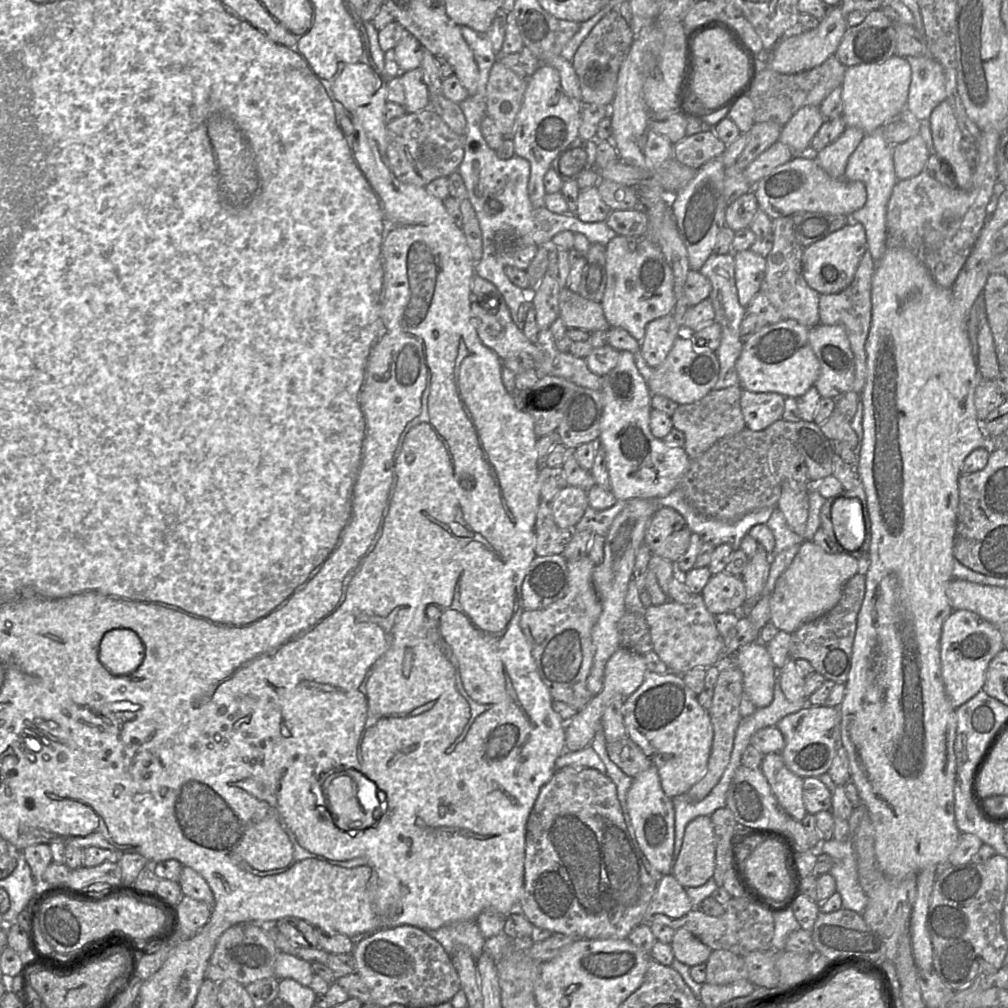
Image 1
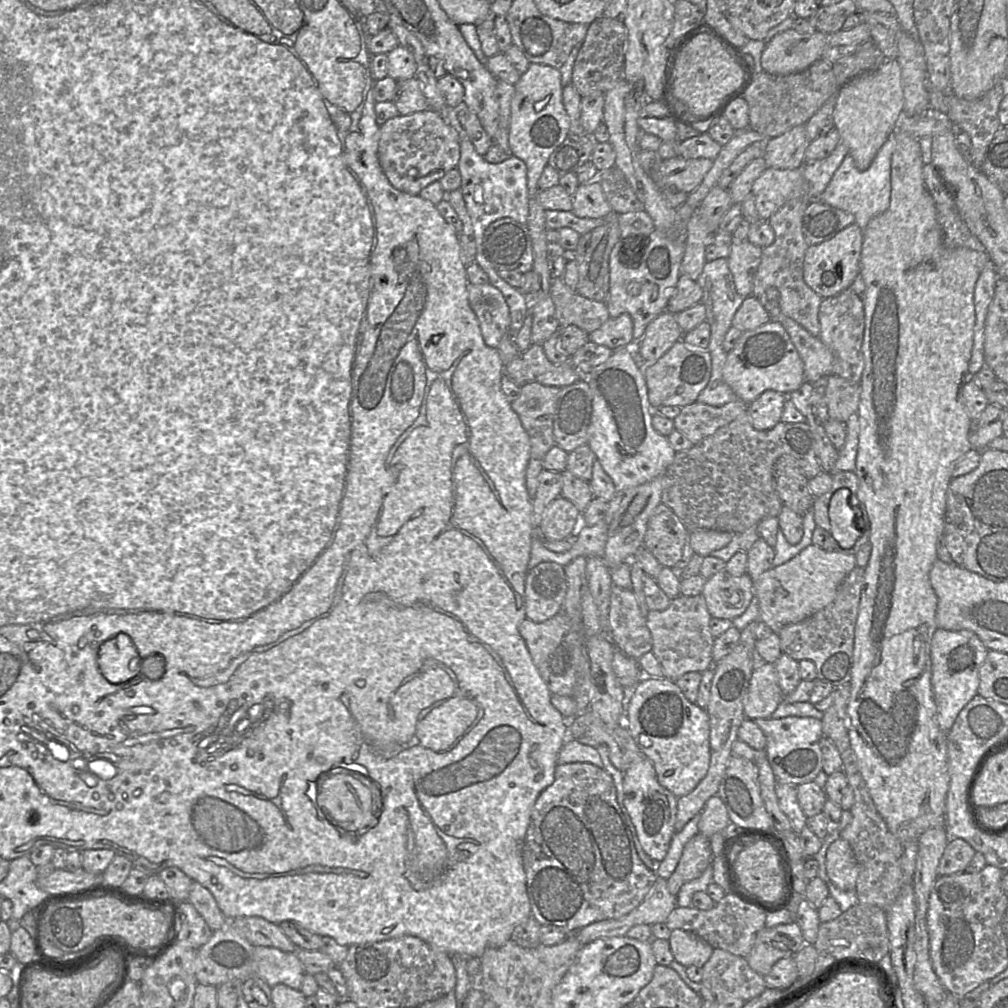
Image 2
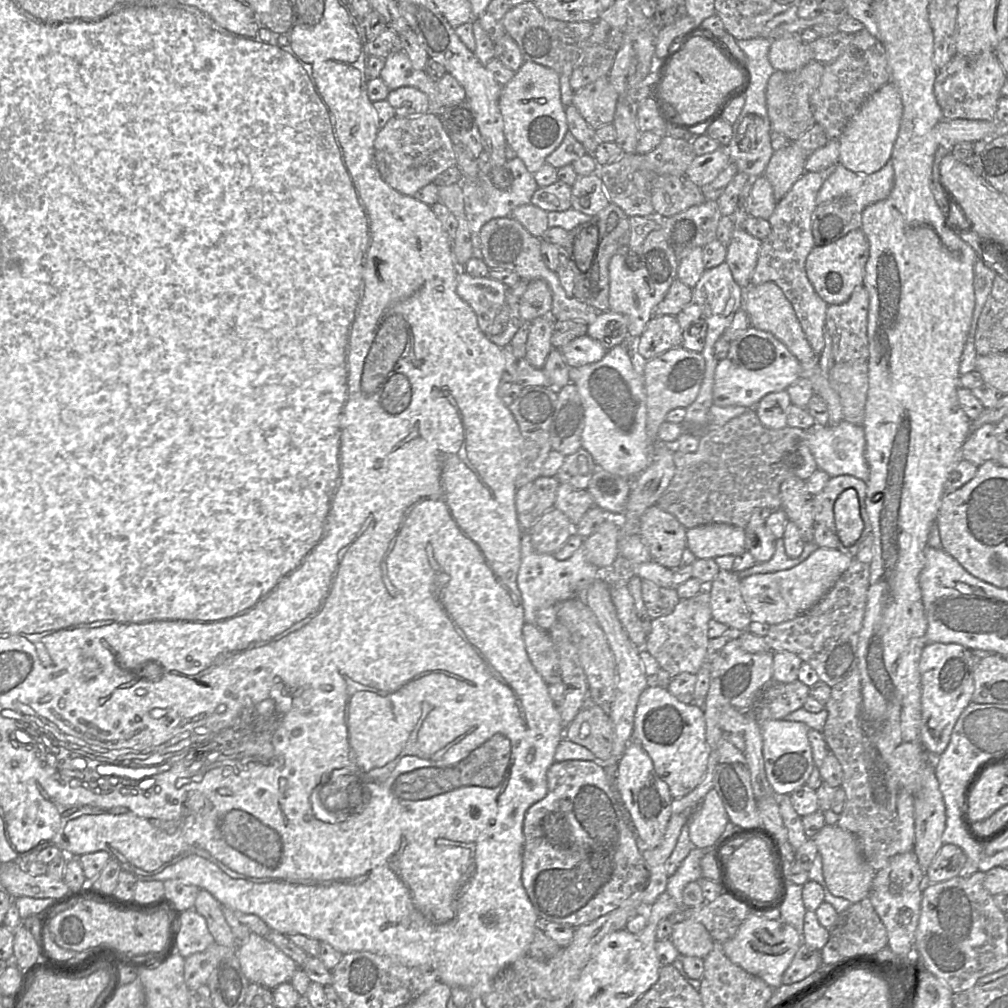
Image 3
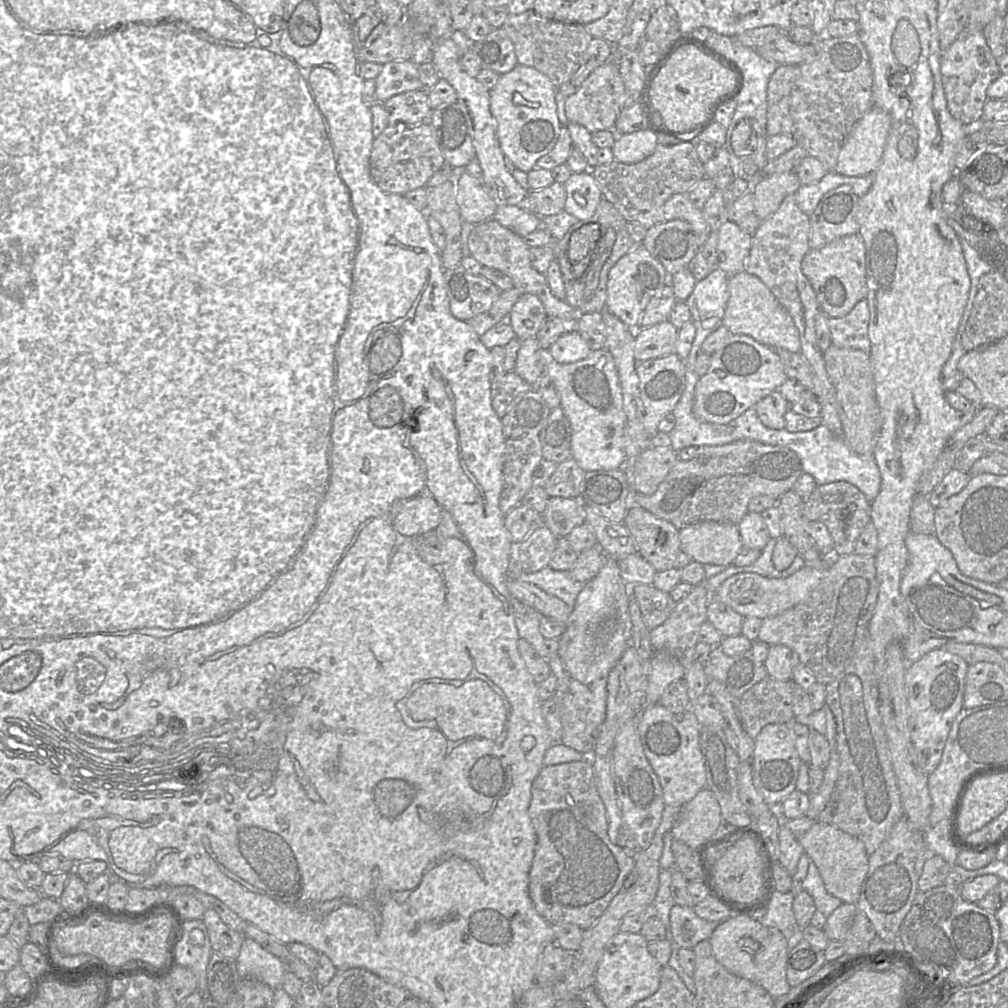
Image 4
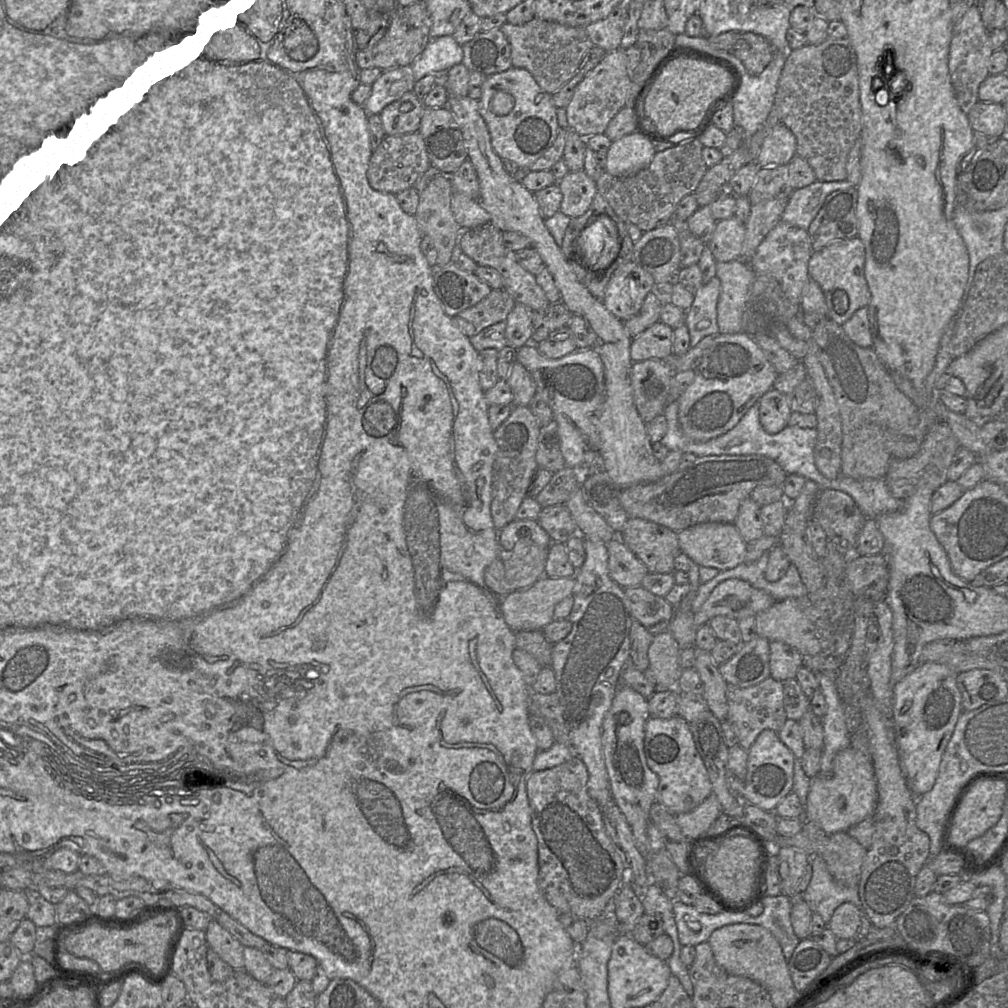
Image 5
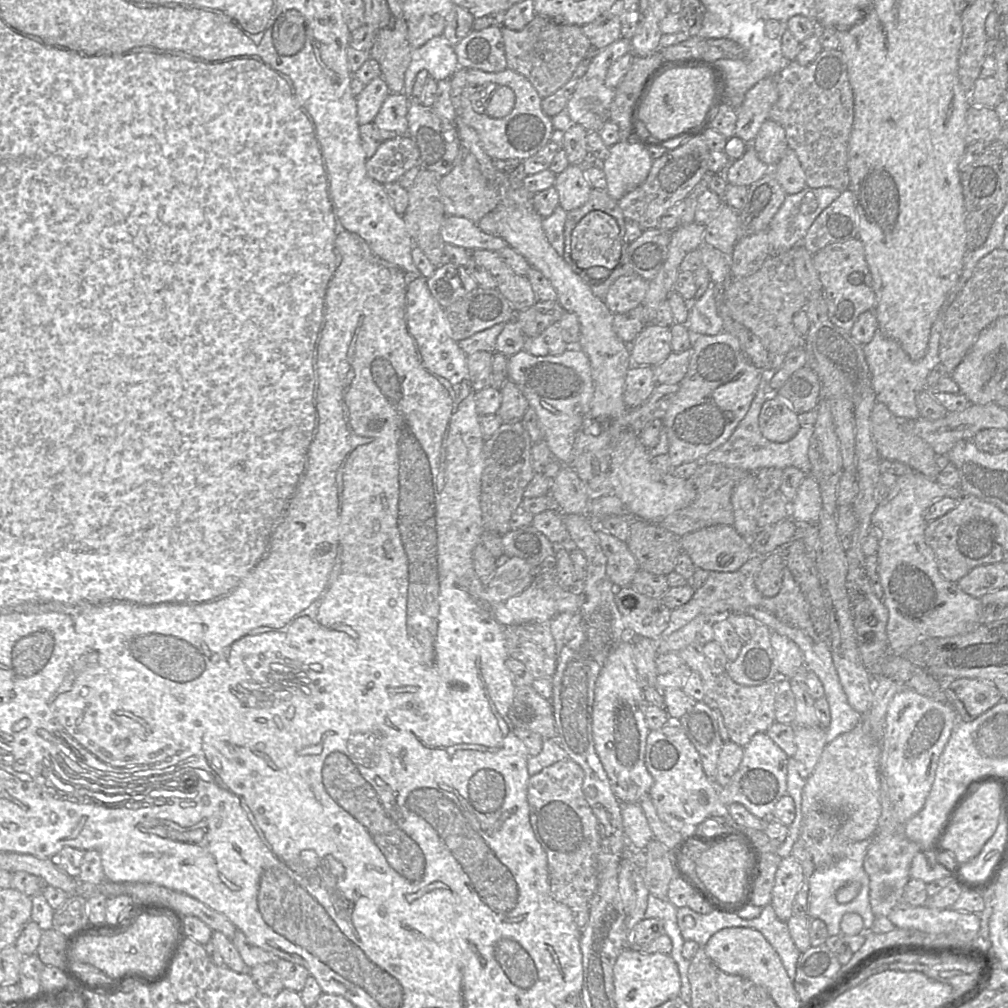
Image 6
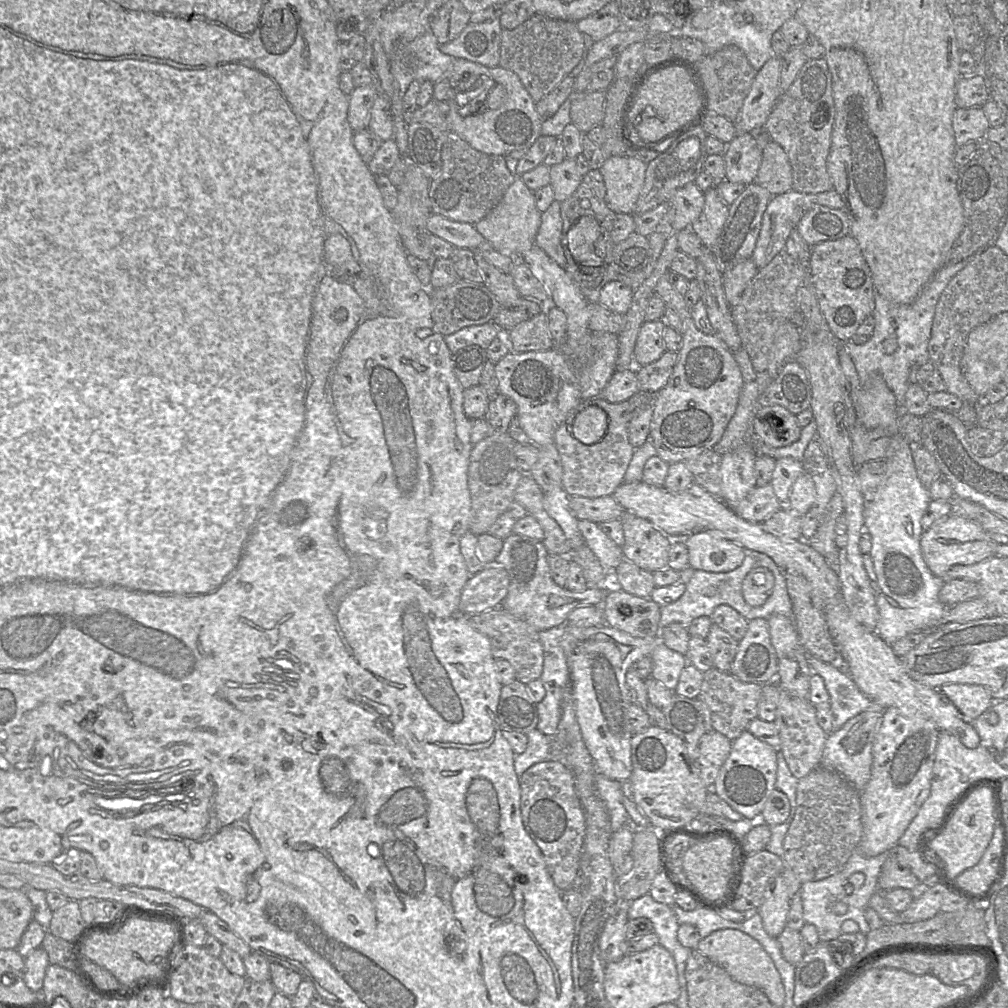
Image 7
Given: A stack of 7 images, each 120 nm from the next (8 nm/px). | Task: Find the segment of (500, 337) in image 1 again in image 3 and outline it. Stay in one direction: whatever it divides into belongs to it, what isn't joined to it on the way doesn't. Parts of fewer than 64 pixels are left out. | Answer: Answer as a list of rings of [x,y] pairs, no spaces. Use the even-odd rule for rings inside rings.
[[[459,271],[457,294],[473,309],[483,333],[506,303],[507,290],[504,284],[490,277],[473,277]]]

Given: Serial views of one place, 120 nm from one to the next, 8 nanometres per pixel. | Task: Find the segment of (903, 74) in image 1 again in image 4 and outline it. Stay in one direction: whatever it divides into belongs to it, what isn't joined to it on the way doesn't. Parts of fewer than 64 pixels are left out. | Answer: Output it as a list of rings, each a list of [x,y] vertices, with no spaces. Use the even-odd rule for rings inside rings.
[[[872,106],[850,131],[840,150],[835,172],[845,176],[874,174],[881,163],[890,127],[890,115]]]

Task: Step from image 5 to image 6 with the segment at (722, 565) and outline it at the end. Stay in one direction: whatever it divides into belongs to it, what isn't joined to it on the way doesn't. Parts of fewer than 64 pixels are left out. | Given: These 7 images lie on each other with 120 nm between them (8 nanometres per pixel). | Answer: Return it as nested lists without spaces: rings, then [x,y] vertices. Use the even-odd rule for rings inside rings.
[[[715,525],[688,533],[680,537],[682,551],[685,552],[696,568],[707,571],[734,572],[738,570],[752,555],[751,542],[741,536],[733,526]]]

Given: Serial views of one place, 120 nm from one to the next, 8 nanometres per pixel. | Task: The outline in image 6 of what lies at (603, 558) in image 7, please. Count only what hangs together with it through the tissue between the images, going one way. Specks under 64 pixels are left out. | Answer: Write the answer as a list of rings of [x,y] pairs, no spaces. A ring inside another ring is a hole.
[[[597,525],[596,533],[607,558],[607,577],[618,588],[630,586],[640,567],[626,542],[617,539]]]

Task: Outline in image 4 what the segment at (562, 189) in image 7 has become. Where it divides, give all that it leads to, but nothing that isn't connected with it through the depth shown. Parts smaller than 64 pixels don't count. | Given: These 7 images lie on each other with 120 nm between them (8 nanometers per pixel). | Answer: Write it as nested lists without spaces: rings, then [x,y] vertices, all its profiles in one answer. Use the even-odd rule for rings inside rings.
[[[591,171],[572,173],[564,186],[566,190],[564,211],[579,220],[590,218],[603,198]]]

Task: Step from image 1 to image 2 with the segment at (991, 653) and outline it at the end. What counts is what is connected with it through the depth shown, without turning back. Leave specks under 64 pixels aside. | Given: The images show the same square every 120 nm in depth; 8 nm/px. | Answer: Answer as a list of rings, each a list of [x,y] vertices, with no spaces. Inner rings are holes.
[[[936,629],[931,642],[931,683],[937,705],[937,721],[945,733],[948,734],[960,711],[978,694],[979,669],[988,651],[979,637],[970,630]]]

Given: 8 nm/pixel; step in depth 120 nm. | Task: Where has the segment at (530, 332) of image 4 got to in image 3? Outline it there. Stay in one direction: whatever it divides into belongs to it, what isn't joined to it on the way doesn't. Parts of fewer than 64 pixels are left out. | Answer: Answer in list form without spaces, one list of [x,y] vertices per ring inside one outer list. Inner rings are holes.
[[[541,279],[529,282],[526,291],[519,298],[519,313],[527,324],[535,318],[550,316],[552,295],[548,284]]]

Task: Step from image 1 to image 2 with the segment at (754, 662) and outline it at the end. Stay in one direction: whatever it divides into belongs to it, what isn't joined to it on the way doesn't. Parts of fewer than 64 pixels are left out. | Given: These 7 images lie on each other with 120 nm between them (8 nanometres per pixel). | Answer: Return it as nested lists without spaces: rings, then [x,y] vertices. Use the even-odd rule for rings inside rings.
[[[762,662],[751,675],[744,715],[750,720],[770,718],[783,698],[774,664]]]

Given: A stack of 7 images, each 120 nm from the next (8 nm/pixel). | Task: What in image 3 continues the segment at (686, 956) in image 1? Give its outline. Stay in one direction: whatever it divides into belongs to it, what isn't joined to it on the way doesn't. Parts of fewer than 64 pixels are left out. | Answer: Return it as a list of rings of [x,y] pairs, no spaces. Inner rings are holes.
[[[690,919],[673,923],[669,939],[679,956],[704,959],[714,947],[714,940],[707,929],[701,923]]]

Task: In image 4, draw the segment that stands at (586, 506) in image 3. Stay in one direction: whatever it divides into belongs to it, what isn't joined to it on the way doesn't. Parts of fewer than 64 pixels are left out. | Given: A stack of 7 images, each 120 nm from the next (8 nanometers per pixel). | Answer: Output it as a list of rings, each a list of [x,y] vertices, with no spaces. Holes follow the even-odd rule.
[[[549,497],[546,509],[542,514],[546,525],[557,538],[566,538],[575,528],[585,522],[584,504],[579,498]]]

